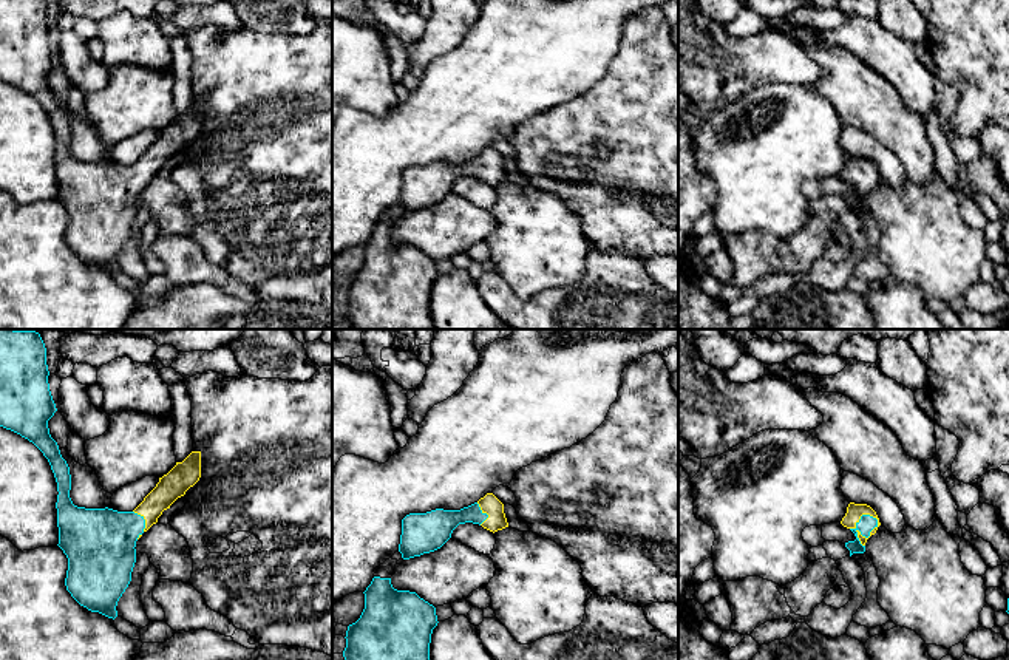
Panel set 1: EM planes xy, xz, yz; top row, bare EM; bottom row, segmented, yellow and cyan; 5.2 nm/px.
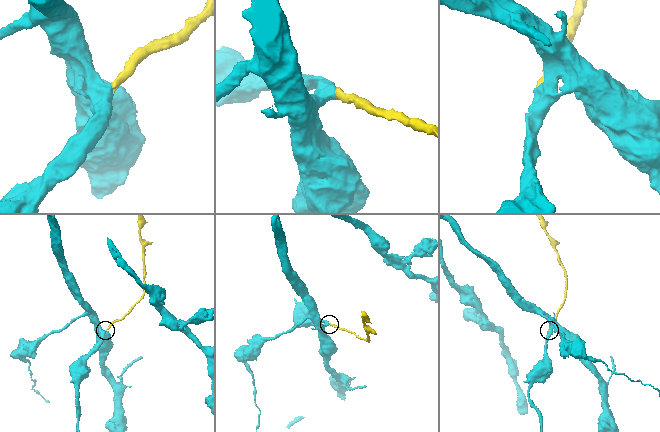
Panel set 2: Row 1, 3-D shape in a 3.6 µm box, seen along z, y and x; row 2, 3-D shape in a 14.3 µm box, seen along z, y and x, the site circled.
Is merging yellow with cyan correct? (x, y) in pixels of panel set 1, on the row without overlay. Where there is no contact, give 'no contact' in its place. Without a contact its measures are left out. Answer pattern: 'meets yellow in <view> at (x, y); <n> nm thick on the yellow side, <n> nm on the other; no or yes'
meets yellow in yz at (855, 181); 80 nm thick on the yellow side, 90 nm on the other; yes

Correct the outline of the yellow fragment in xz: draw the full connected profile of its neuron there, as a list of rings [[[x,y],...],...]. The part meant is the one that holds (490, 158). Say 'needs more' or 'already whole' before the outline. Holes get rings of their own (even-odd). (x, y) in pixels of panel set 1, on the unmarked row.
needs more | [[[487,147],[477,156],[460,164],[436,162],[426,167],[409,167],[402,173],[399,206],[403,213],[440,202],[459,178],[479,178],[490,185],[508,181],[504,158]]]

